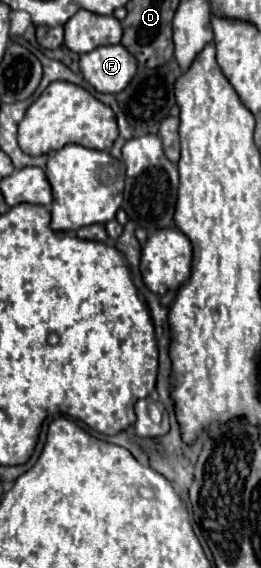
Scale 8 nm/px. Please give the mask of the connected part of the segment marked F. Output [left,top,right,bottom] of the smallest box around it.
[80,46,136,94]

